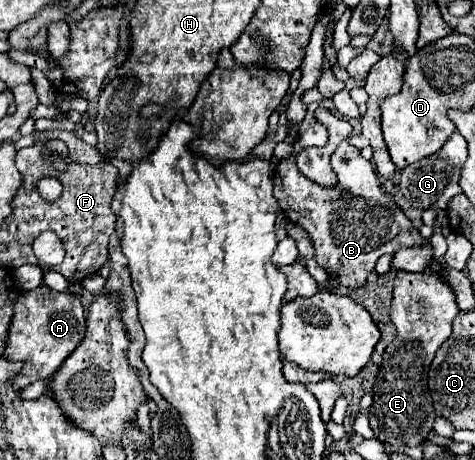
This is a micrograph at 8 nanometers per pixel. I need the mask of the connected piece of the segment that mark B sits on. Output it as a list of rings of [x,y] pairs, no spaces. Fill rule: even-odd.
[[[349,141],[339,143],[331,162],[339,177],[339,185],[323,189],[299,173],[293,157],[279,161],[273,175],[273,195],[283,213],[309,233],[317,251],[315,259],[319,267],[333,271],[345,287],[363,287],[381,255],[395,253],[403,247],[419,247],[427,241],[383,191],[373,165],[363,159],[359,151],[349,145]],[[345,157],[349,159],[347,163],[343,161]]]

